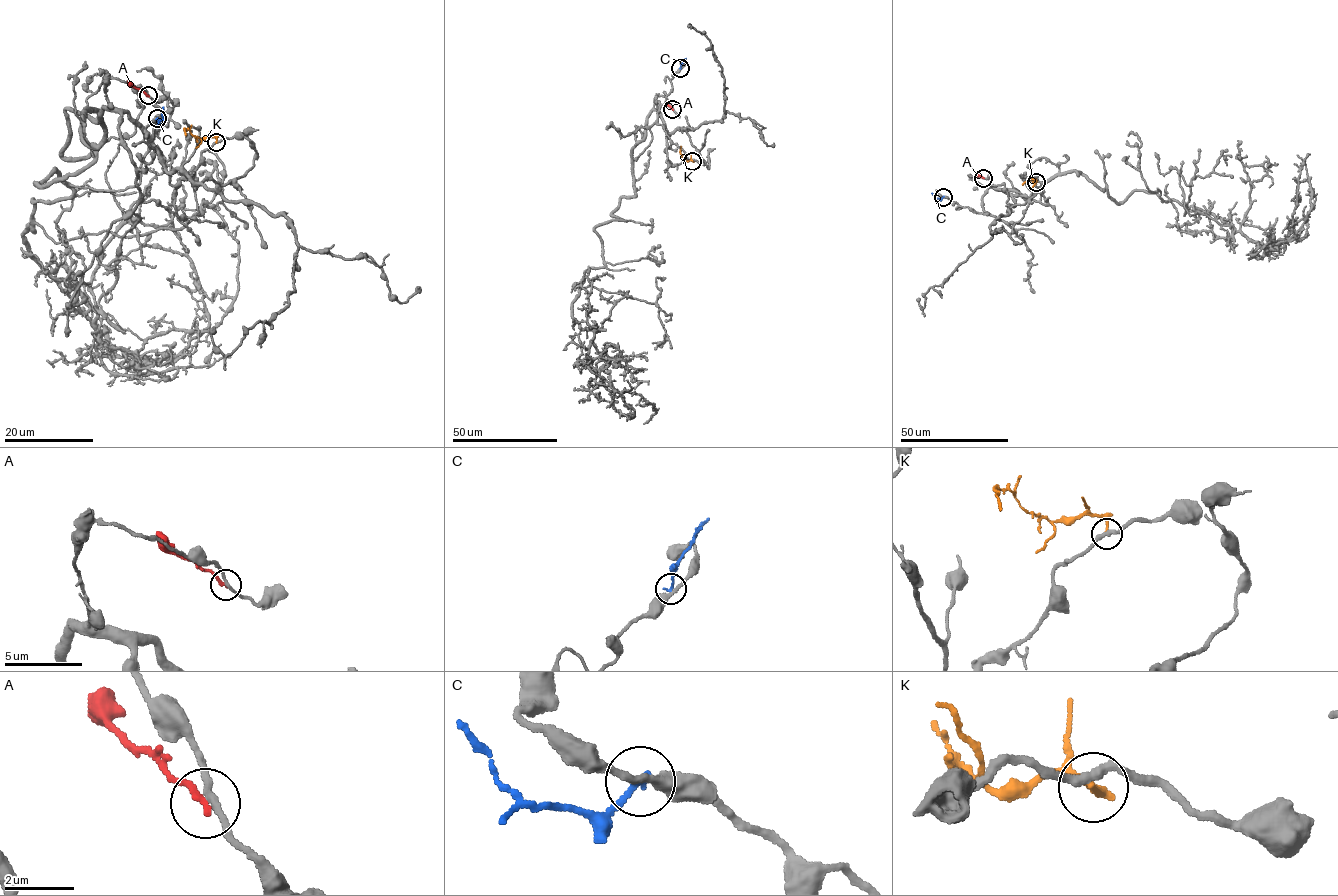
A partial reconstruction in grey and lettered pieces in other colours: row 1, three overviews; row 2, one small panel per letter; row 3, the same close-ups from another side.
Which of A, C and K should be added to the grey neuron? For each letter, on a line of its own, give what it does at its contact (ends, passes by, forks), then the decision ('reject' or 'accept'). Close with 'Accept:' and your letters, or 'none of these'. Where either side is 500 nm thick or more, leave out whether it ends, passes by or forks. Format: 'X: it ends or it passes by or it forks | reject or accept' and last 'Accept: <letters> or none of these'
A: it ends | reject
C: it ends | reject
K: it ends | reject
Accept: none of these

